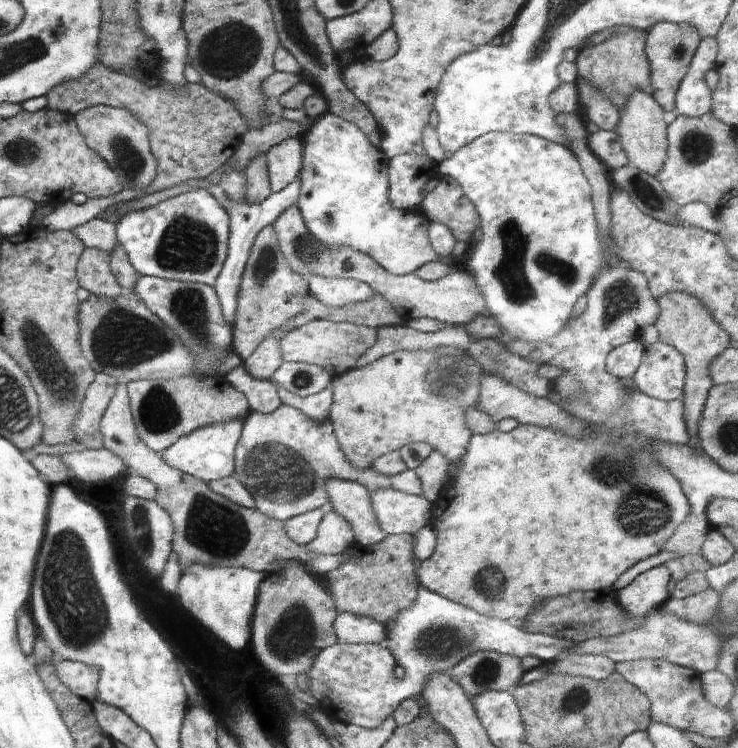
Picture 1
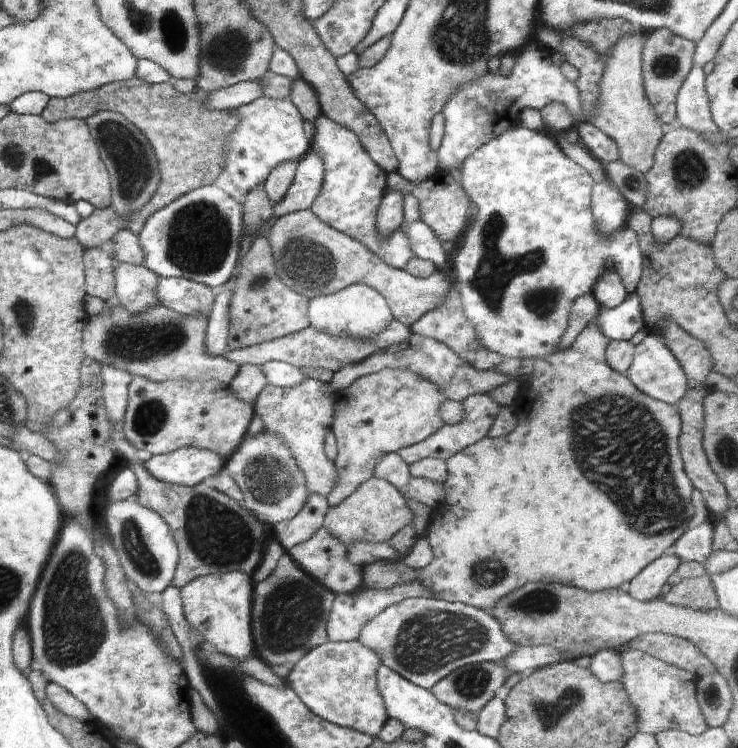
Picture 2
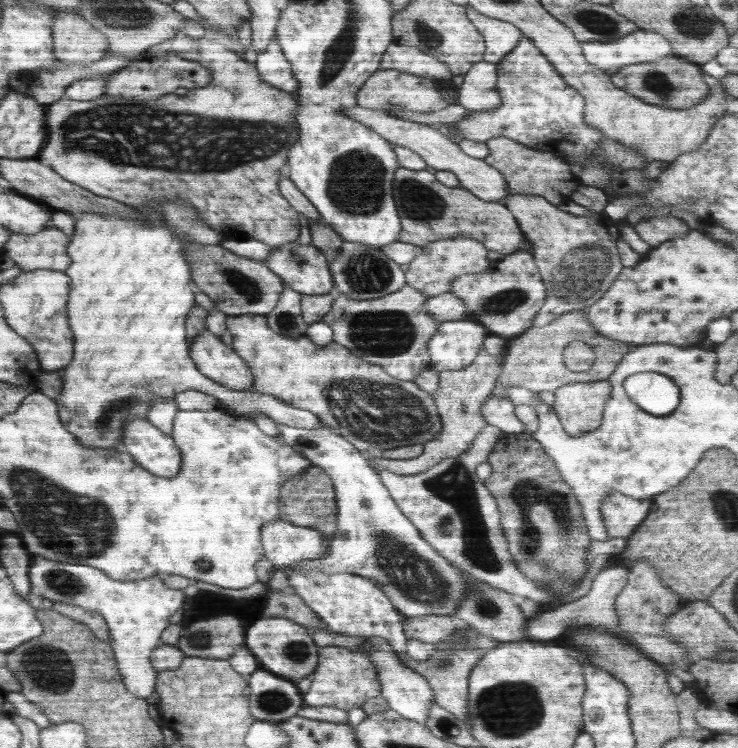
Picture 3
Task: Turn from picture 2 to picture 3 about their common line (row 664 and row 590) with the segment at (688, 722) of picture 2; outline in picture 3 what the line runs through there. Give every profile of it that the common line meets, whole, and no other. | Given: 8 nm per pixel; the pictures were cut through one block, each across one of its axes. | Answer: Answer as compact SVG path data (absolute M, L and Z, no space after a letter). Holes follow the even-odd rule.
M638 562L629 570L626 586L618 593L615 600L615 611L619 617L619 627L622 630L632 630L640 635L664 637L674 641L672 636L666 634L665 620L683 605L688 604L688 599L682 598L677 592L671 591L664 583L660 582L658 574L650 566L650 562Z

